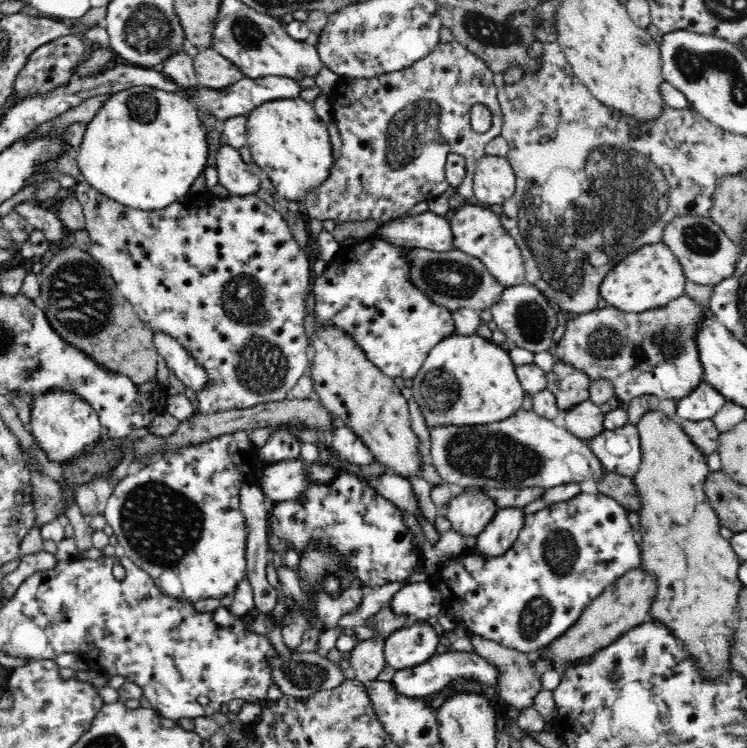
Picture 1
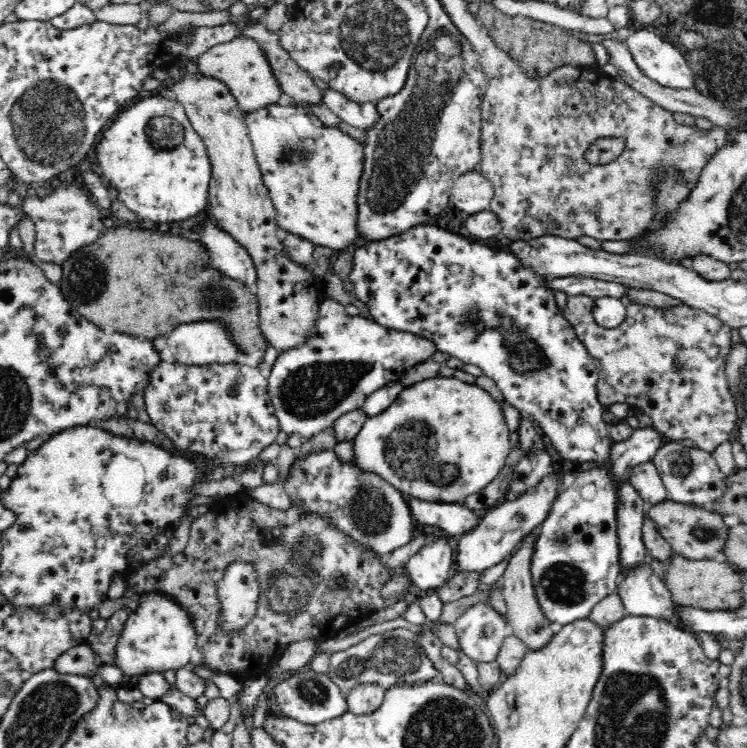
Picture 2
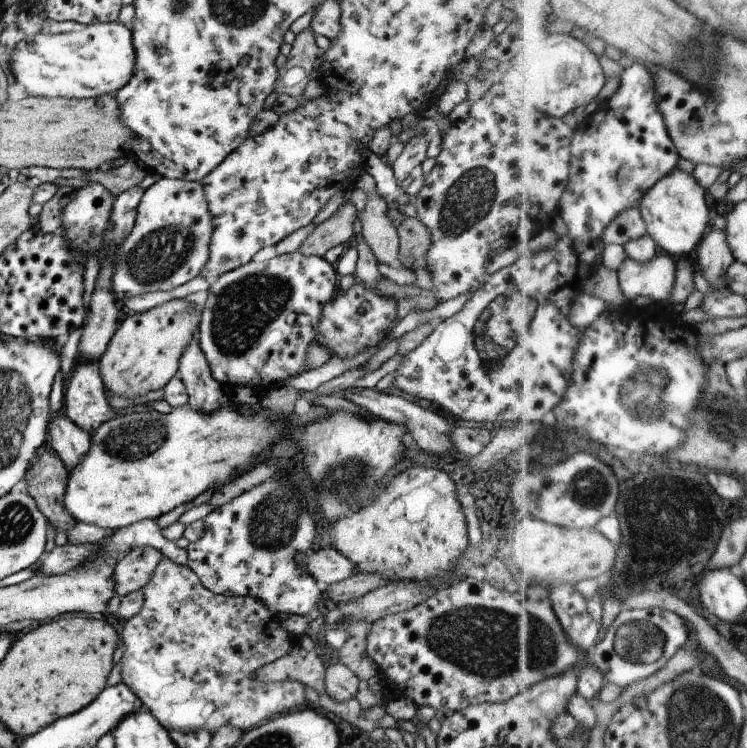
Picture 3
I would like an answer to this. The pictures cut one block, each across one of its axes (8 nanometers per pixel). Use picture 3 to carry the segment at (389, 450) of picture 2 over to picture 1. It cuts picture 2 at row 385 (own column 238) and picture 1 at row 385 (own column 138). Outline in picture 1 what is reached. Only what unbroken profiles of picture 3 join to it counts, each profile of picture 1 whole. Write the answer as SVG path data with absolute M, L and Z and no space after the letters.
M453 333L436 344L413 378L412 395L426 426L474 426L506 420L522 409L526 391L516 375L510 354L491 340Z

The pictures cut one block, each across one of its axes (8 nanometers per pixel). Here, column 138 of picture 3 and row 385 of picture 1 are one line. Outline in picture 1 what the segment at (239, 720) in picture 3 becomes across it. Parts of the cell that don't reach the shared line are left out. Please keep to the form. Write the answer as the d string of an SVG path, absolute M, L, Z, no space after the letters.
M680 295L667 305L651 308L644 312L624 312L612 306L570 318L564 324L564 338L553 344L549 352L555 363L562 361L594 380L607 380L614 387L615 397L624 405L641 395L654 395L659 400L675 401L689 396L703 381L703 367L697 351L696 336L699 325L706 316L715 316L709 305L702 306L688 295Z

